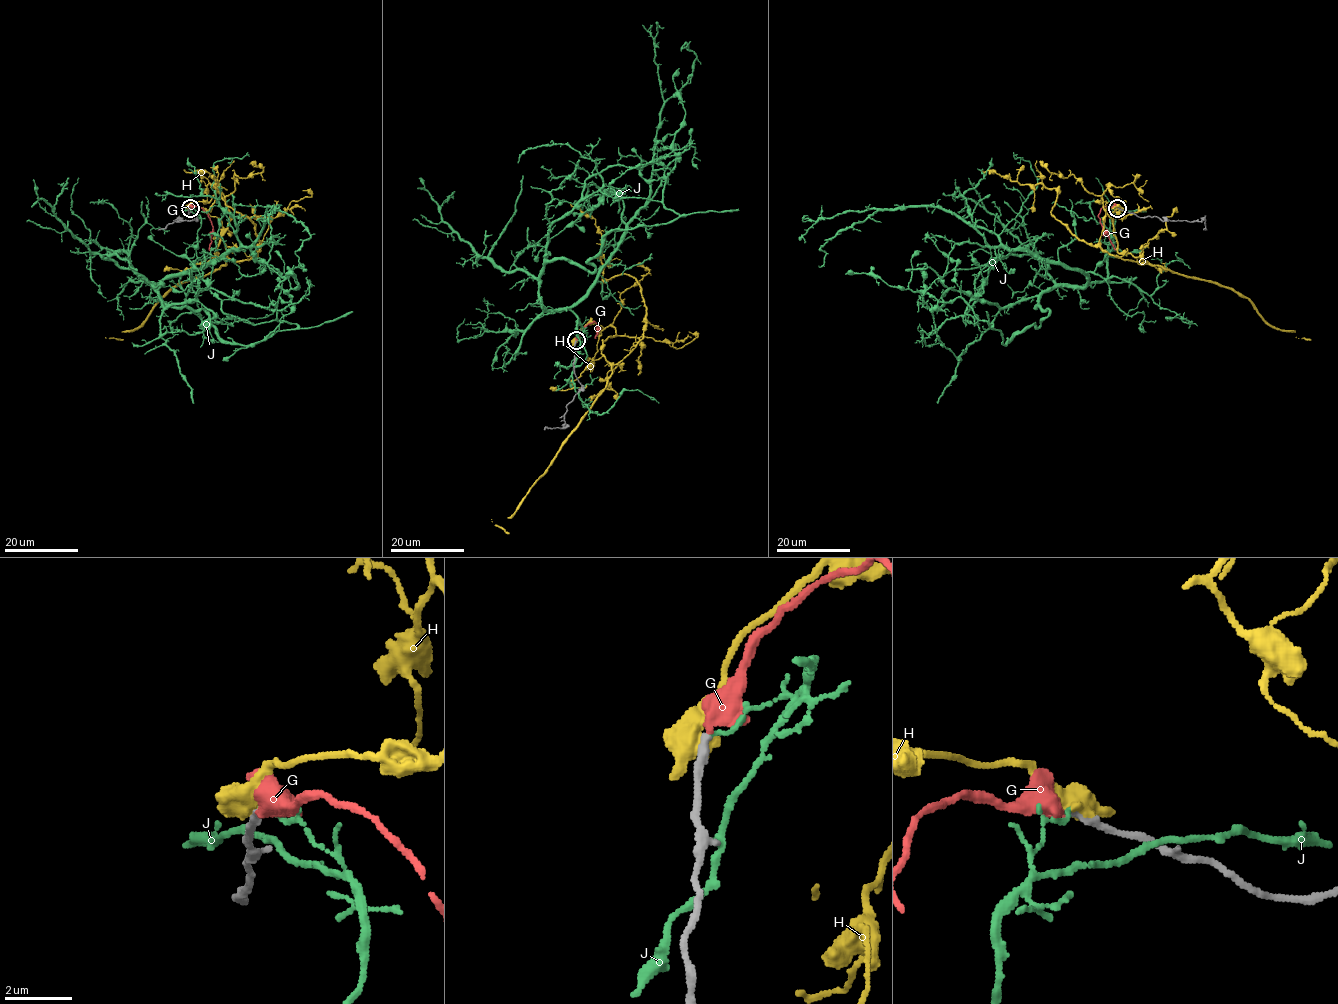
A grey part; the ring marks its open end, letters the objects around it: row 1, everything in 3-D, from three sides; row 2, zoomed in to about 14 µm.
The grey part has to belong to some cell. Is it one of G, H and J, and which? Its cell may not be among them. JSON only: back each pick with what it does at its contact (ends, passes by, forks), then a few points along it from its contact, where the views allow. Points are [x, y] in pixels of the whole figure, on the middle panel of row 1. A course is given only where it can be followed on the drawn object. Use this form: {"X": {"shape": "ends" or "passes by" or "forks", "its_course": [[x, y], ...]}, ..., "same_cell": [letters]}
{"G": {"shape": "ends", "its_course": [[576, 340], [579, 332], [593, 321], [599, 325], [595, 338]]}, "same_cell": ["G"]}

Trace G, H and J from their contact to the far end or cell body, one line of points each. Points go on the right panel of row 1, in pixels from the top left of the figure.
G: (1117, 207), (1103, 206), (1098, 215), (1115, 250)
H: (1119, 208), (1100, 201), (1104, 191), (1117, 251), (1138, 262), (1080, 241), (1051, 214), (1055, 188), (979, 170)
J: (1118, 207), (1087, 283), (1046, 291), (1035, 307), (1048, 315), (1005, 345), (966, 311), (997, 261), (1038, 237)

